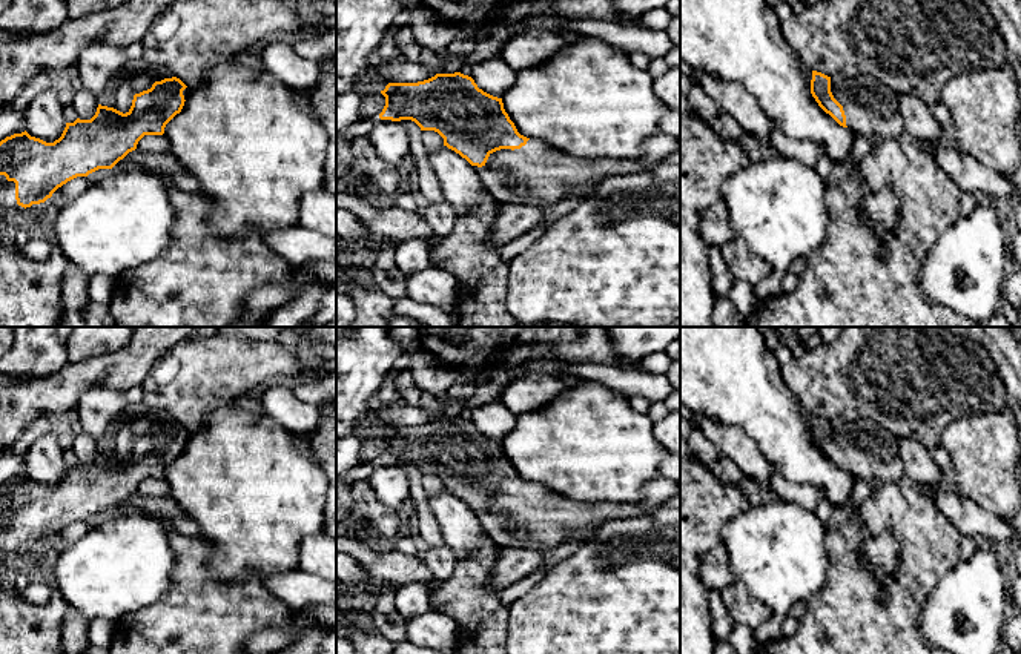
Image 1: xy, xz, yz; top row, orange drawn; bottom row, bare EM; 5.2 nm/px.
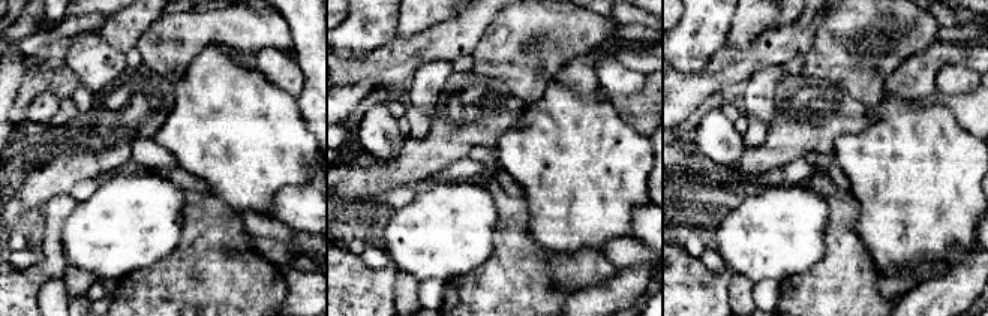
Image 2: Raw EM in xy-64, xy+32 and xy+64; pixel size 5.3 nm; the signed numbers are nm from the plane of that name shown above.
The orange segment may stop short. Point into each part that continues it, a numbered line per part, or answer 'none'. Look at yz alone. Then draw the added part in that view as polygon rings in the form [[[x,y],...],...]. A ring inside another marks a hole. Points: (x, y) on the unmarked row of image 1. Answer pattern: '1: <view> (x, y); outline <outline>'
1: yz (871, 452); outline [[[837,419],[831,422],[831,436],[843,450],[846,470],[855,481],[883,485],[904,477],[898,438],[877,422],[863,419],[848,424]]]

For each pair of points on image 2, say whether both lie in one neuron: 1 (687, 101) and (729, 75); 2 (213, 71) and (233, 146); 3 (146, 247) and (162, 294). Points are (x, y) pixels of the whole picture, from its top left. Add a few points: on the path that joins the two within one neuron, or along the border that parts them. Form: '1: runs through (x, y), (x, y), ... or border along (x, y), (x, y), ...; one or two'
1: runs through (697, 90), (718, 75); one
2: runs through (215, 89), (215, 96), (231, 128); one
3: border along (179, 243), (162, 259), (119, 279); two

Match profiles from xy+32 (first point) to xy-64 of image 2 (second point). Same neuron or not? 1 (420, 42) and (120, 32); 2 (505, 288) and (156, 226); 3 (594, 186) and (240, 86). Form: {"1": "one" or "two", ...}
{"1": "one", "2": "two", "3": "one"}

